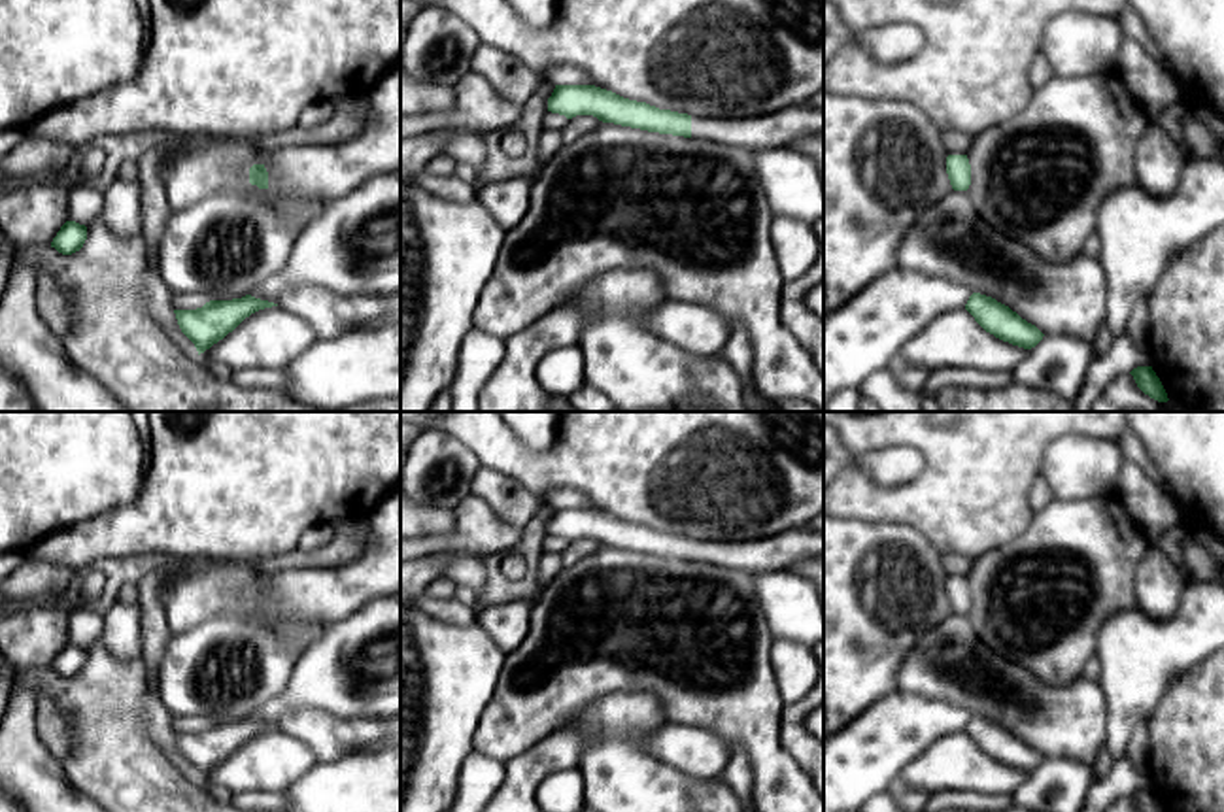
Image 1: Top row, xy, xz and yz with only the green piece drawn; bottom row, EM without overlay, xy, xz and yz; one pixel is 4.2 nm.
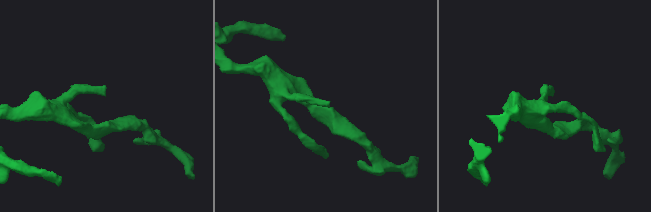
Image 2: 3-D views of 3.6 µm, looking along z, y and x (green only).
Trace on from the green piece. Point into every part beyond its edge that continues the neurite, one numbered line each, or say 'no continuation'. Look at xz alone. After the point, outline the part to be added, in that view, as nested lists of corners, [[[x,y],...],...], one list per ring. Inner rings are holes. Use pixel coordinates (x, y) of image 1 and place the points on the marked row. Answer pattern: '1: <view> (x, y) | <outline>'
1: xz (788, 125) | [[[810,104],[763,117],[691,117],[691,138],[763,151],[824,134],[824,110]]]

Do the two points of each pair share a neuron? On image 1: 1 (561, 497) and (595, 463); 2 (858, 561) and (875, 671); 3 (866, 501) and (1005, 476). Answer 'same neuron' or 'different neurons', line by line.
1: different neurons
2: same neuron
3: same neuron

